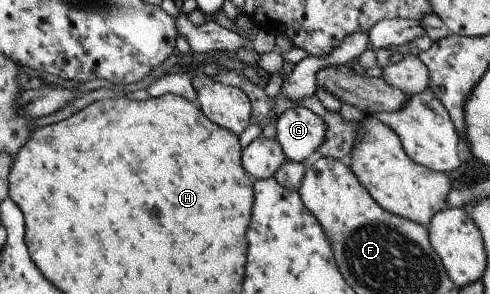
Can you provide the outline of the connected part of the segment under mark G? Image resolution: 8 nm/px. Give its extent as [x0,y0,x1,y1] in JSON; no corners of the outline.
[275,104,327,163]

